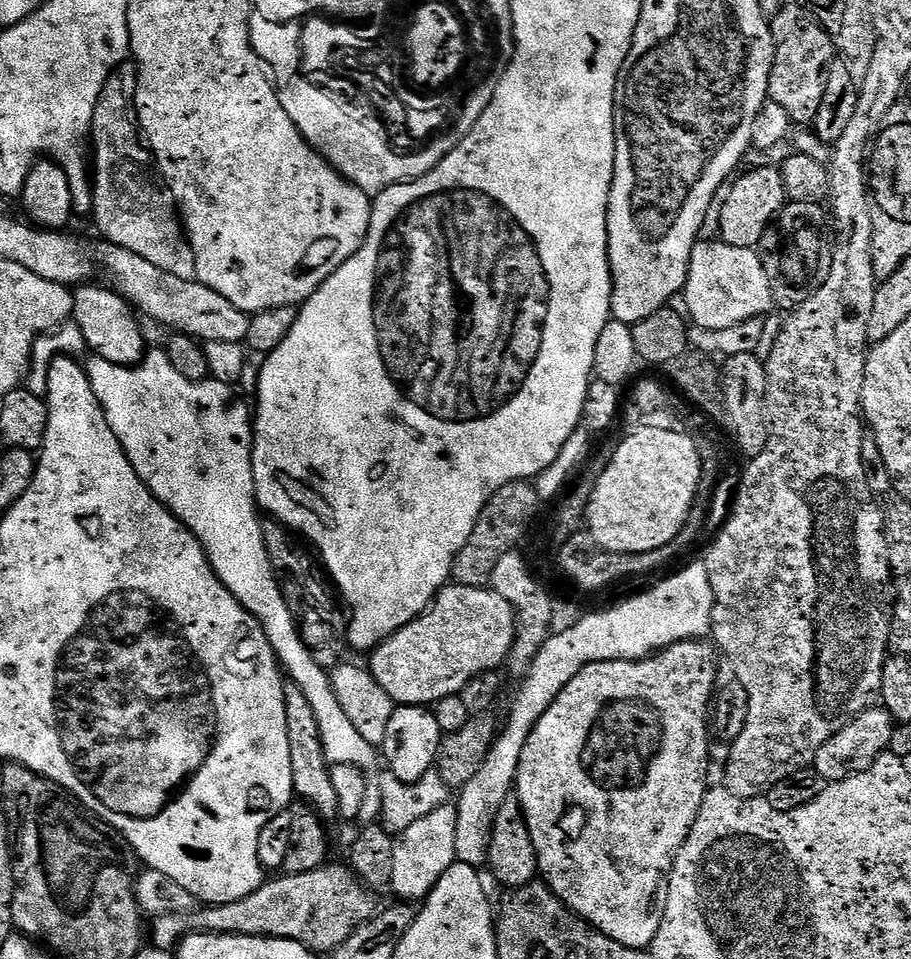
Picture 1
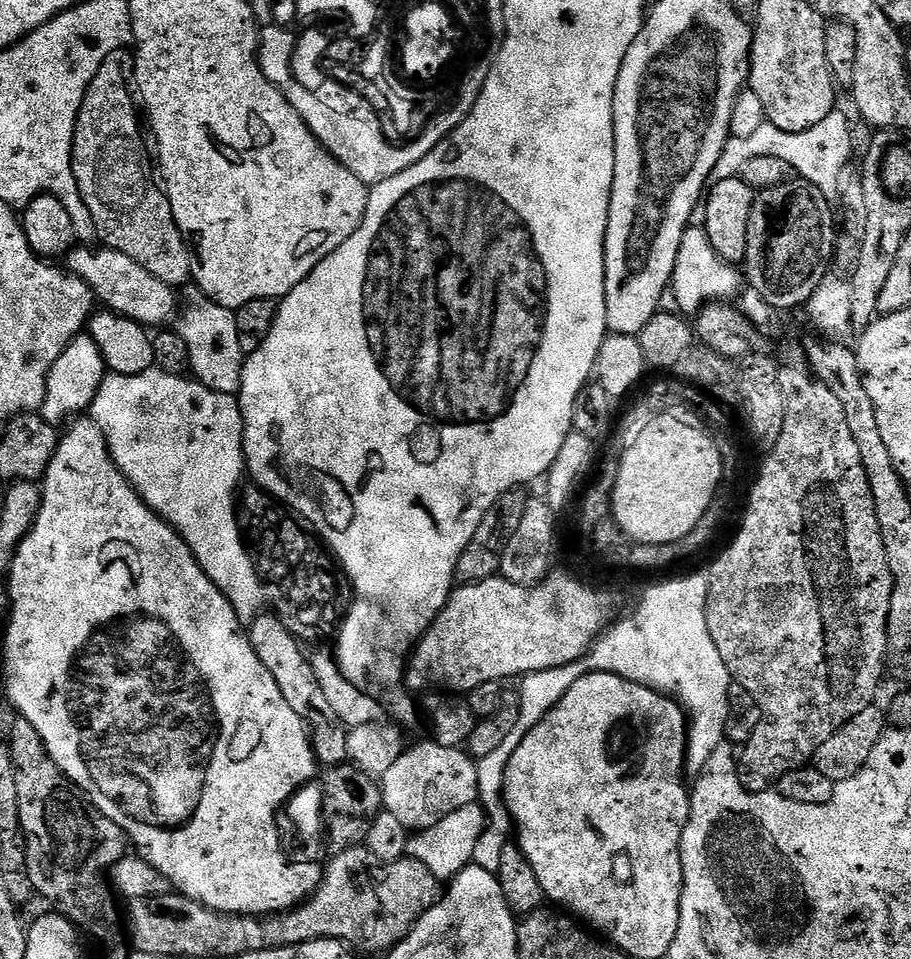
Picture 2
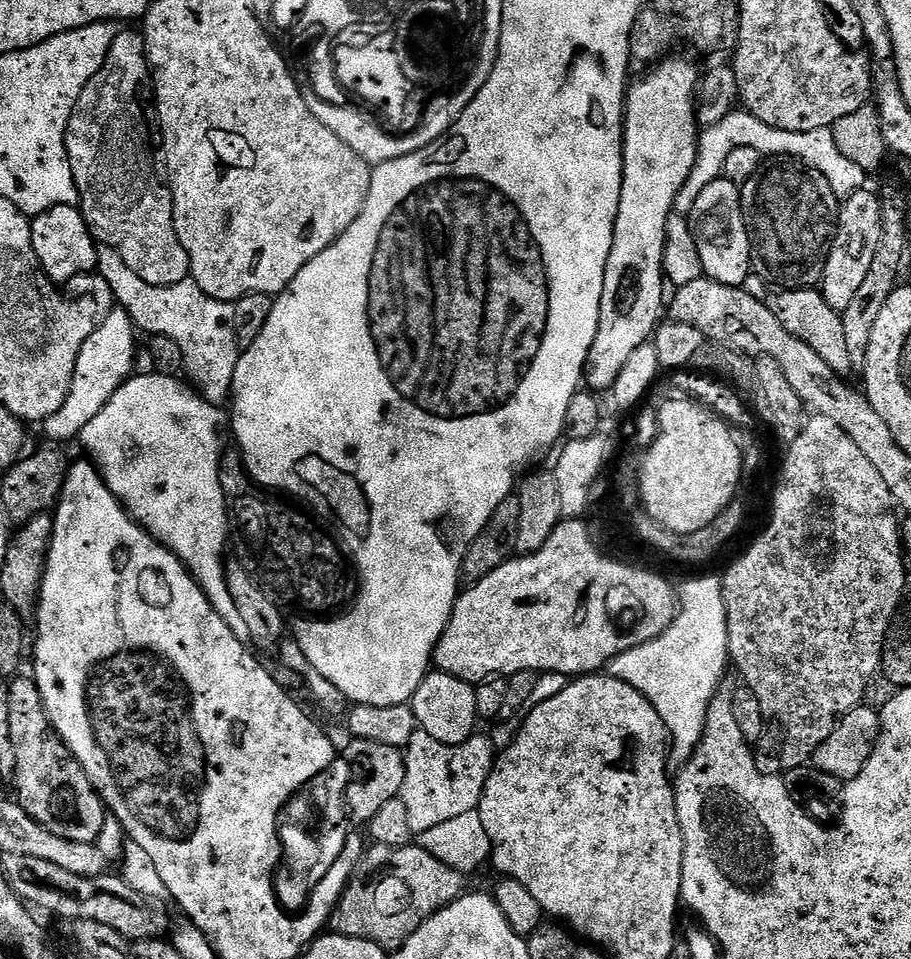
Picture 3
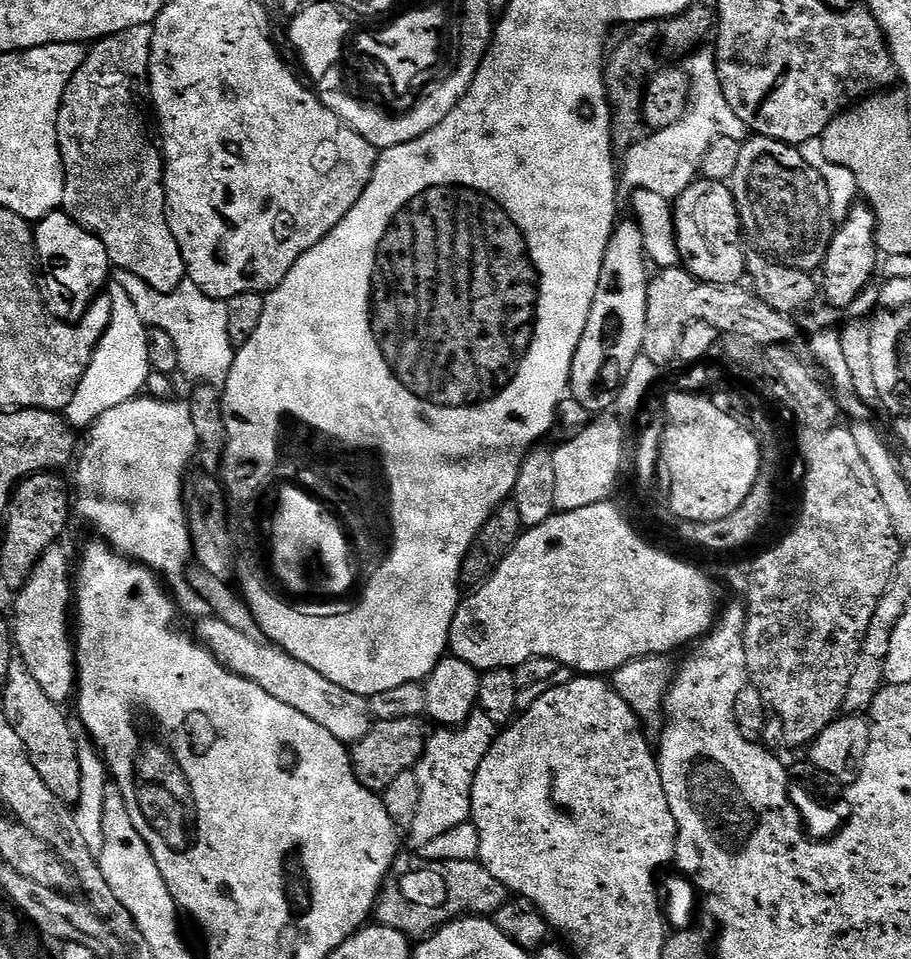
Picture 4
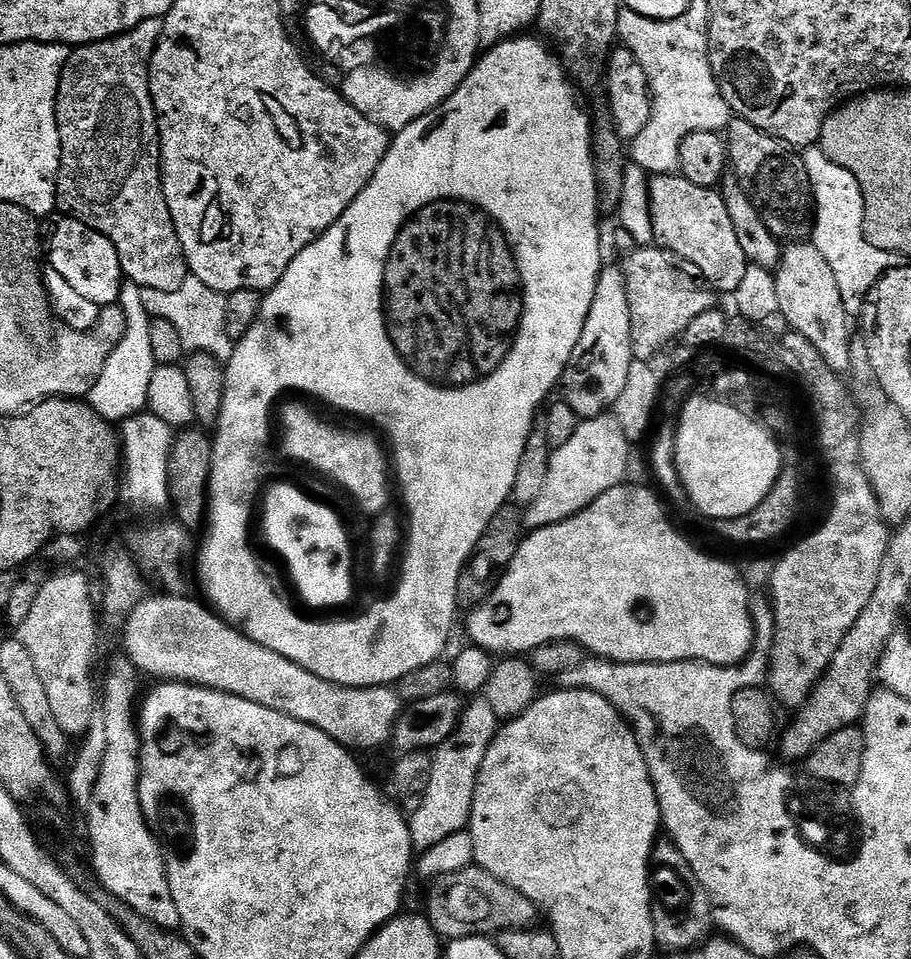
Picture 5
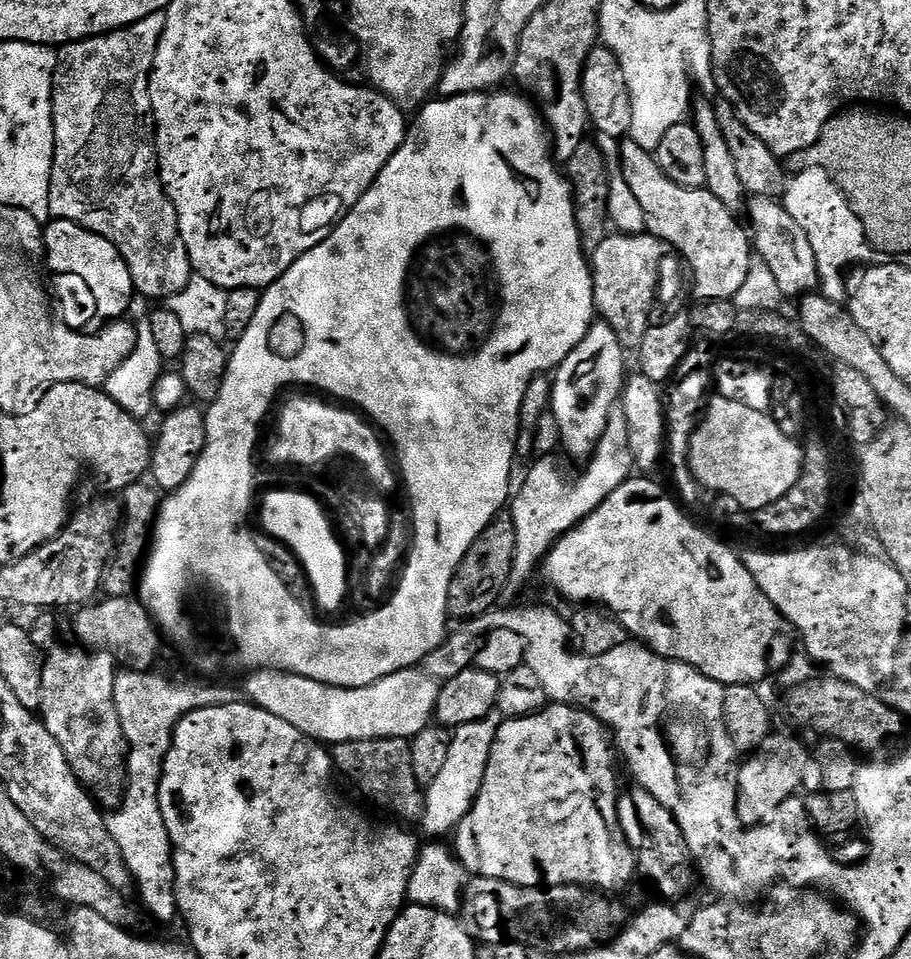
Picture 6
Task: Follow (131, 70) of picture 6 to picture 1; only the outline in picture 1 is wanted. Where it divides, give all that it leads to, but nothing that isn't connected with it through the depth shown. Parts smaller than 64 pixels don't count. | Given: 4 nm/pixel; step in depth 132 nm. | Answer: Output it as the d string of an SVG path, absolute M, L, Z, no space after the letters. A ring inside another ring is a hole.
M131 71L108 77L94 106L90 129L90 192L92 216L103 239L117 244L138 258L146 258L178 278L196 279L194 250L190 246L172 191L161 181L152 153L140 131Z

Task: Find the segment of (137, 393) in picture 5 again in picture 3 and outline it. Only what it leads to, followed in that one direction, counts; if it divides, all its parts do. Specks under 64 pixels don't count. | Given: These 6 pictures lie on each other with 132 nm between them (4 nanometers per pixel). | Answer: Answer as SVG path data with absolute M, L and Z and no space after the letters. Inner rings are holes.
M116 306L107 315L106 321L102 322L102 326L83 343L78 362L75 363L75 374L66 402L50 418L43 421L42 428L52 439L49 441L63 444L62 442L66 440L79 437L90 419L102 410L102 406L119 390L125 380L131 377L138 353L134 334L136 335L136 327L132 319L126 314L124 308Z

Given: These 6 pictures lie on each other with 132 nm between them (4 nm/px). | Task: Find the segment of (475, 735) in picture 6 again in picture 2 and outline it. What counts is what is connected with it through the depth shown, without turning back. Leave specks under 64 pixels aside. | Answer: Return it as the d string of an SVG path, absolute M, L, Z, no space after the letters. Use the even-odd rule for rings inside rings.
M435 742L405 747L398 762L382 777L383 807L409 830L434 826L446 814L477 803L480 791L476 765L477 761L463 747L451 748Z

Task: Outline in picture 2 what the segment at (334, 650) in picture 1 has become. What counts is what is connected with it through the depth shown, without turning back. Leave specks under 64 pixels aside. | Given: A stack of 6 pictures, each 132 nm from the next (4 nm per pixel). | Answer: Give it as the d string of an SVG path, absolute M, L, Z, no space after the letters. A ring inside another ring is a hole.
M255 486L245 487L238 496L238 519L240 522L240 535L244 541L244 547L252 555L252 565L260 583L266 589L266 600L274 607L275 615L283 620L285 626L296 635L297 640L324 640L335 637L339 633L340 626L344 622L346 609L354 596L354 588L351 583L344 581L344 576L336 572L331 576L328 571L332 568L333 557L323 556L320 553L322 541L310 527L308 521L302 519L297 512L275 500L271 494L262 488Z

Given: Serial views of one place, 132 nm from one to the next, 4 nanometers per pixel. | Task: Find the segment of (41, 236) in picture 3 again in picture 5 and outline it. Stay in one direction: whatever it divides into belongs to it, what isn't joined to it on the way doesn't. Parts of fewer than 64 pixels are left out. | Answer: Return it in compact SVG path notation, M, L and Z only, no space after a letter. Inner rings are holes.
M60 214L52 222L49 228L47 225L46 239L42 244L47 267L49 264L72 287L74 295L81 296L88 304L96 304L97 309L117 303L126 277L118 262L118 250L114 250L114 242L72 216Z

